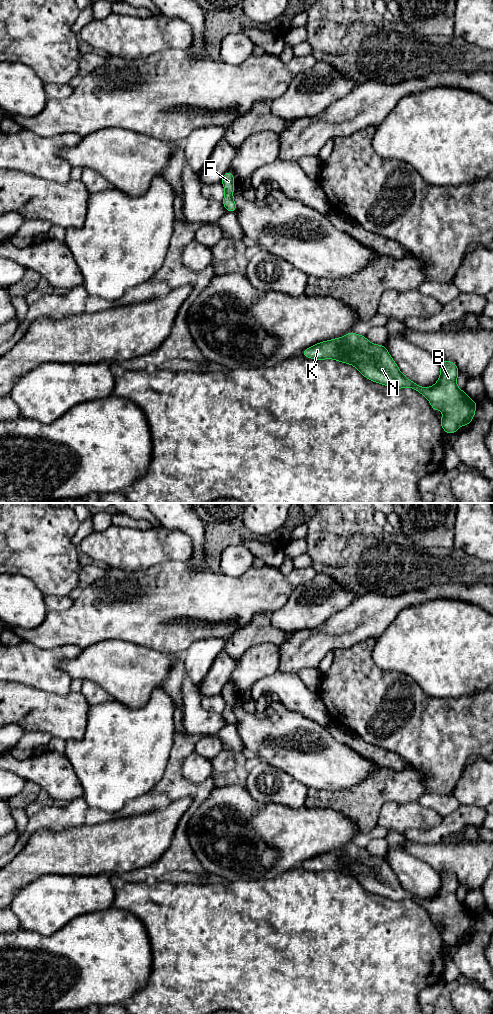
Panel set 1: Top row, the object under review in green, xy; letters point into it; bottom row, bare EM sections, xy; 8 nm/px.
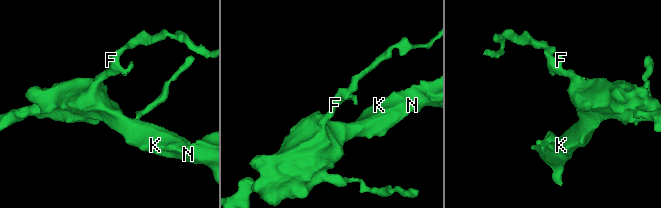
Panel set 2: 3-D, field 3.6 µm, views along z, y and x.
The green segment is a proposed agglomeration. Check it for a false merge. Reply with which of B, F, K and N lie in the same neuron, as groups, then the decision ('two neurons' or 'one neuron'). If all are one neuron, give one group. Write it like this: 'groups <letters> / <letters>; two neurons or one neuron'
groups B F K N; one neuron

